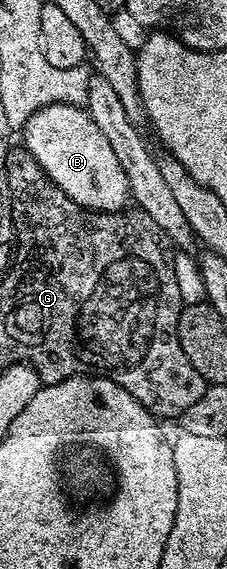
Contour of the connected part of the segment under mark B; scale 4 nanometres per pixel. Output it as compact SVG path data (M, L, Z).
M52 103L49 107L38 109L34 117L22 129L23 147L32 154L34 161L50 177L52 184L70 201L74 201L78 206L84 207L88 211L114 211L123 212L129 206L132 190L126 181L126 173L122 173L122 161L118 161L114 149L110 149L110 141L102 134L102 129L92 118L88 116L87 110L83 106L75 103Z

